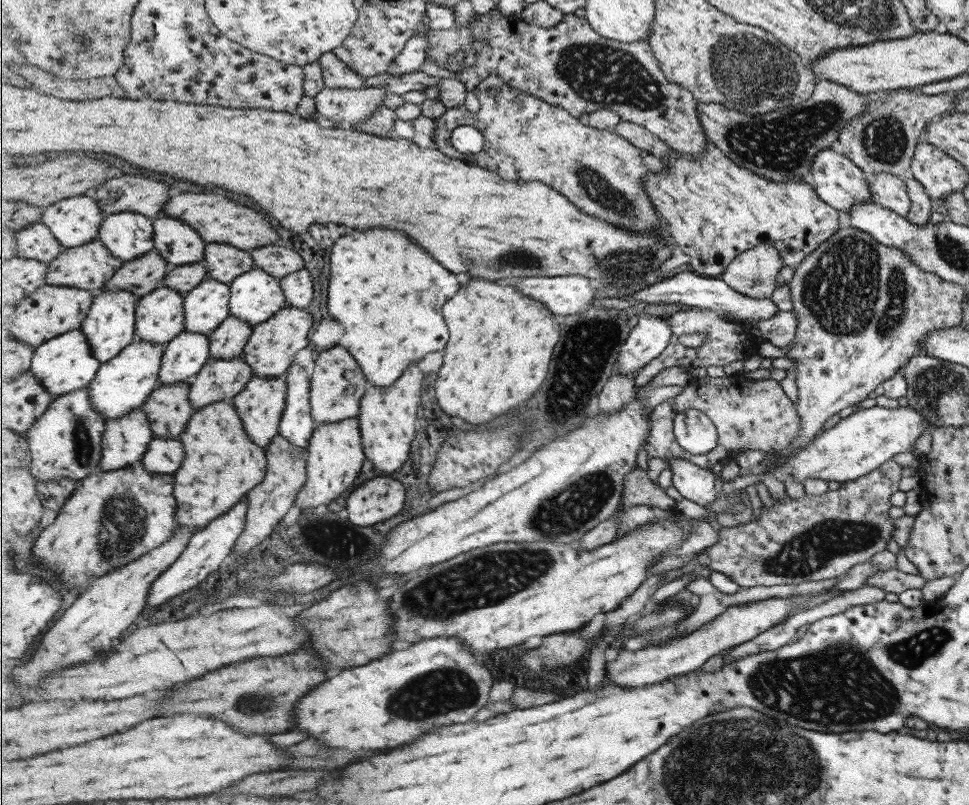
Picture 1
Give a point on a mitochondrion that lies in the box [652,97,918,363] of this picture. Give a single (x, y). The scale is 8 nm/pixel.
(847, 292)

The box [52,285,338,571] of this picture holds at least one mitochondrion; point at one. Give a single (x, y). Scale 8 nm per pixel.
(123, 525)

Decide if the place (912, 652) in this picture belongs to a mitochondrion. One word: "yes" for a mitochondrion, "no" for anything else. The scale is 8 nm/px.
yes

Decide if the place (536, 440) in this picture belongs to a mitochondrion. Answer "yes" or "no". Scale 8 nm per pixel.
no

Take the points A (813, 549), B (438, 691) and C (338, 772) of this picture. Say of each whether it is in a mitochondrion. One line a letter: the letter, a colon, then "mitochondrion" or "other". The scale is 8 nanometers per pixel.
A: mitochondrion
B: mitochondrion
C: other

